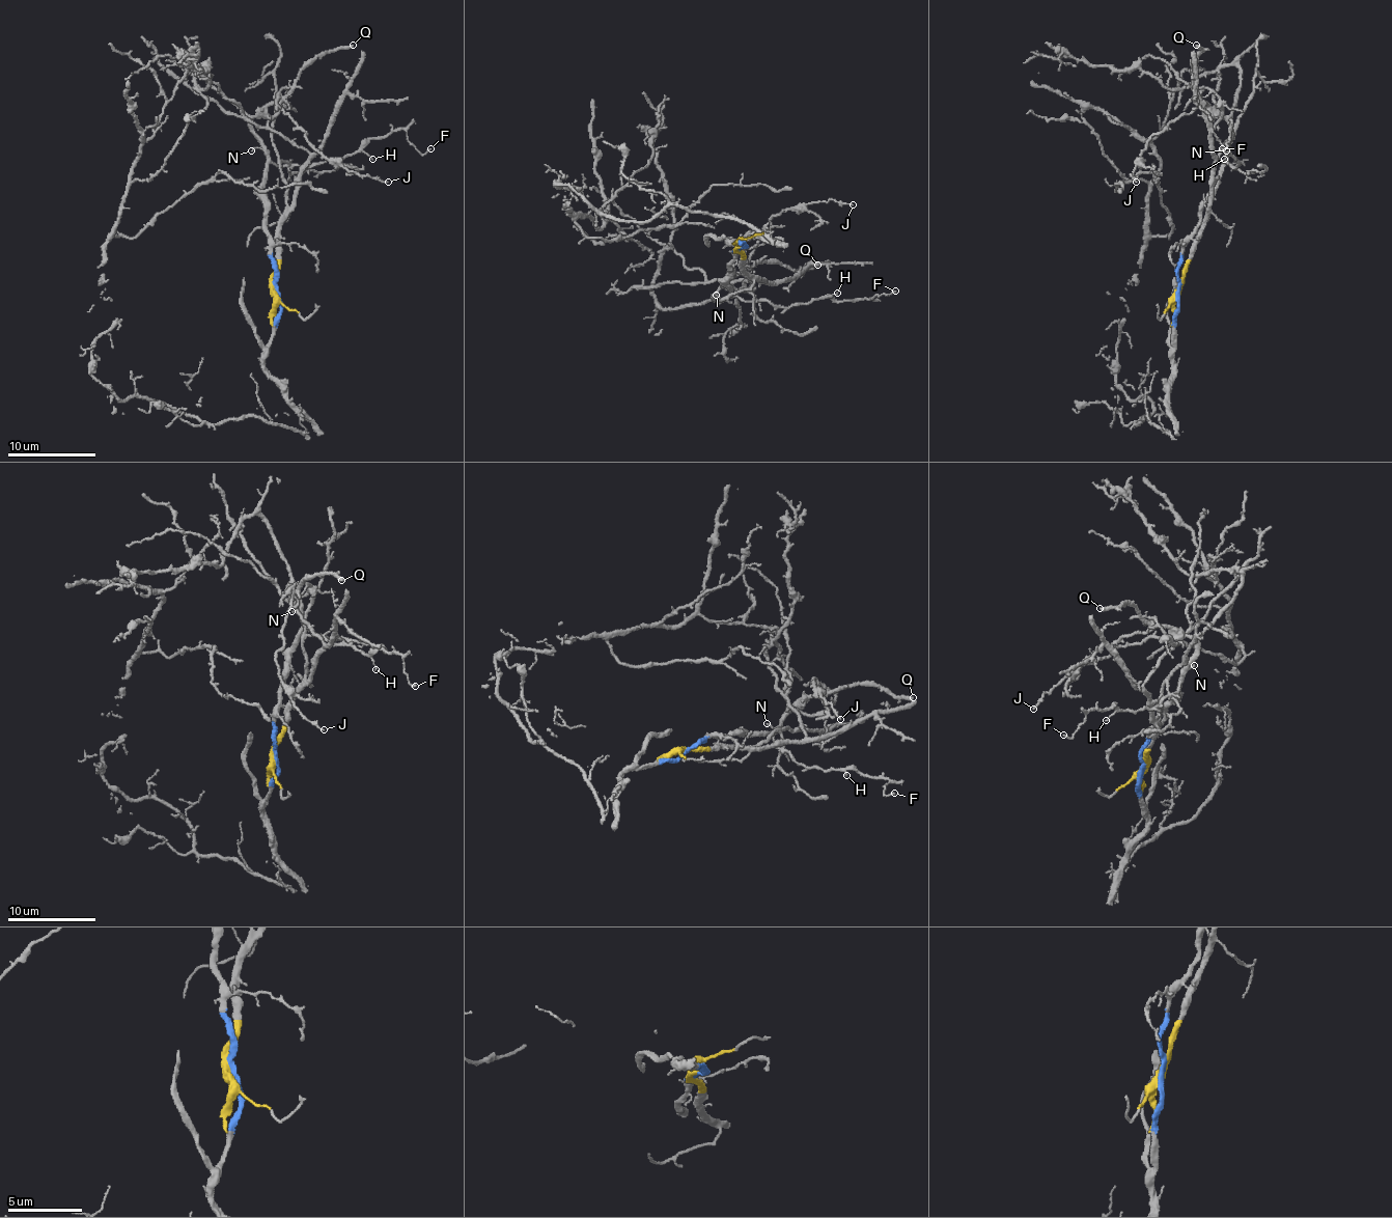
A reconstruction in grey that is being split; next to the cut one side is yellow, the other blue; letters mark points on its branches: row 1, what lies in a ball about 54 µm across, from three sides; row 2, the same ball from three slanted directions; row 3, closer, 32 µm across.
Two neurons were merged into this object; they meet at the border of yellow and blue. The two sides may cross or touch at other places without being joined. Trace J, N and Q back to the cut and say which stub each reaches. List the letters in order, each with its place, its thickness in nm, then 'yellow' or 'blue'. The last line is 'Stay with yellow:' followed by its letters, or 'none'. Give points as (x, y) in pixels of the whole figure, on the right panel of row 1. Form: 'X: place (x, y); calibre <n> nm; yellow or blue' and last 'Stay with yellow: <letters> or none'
J: place (1136, 182); calibre 120 nm; blue
N: place (1226, 150); calibre 120 nm; blue
Q: place (1196, 45); calibre 280 nm; blue
Stay with yellow: none

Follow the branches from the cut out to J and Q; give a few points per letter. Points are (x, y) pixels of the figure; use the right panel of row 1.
J: (1177, 292), (1181, 243), (1226, 159), (1226, 119), (1202, 102), (1146, 141), (1132, 174), (1136, 181)
Q: (1177, 292), (1181, 243), (1215, 186), (1230, 133), (1193, 84), (1193, 60), (1202, 51), (1195, 45)

